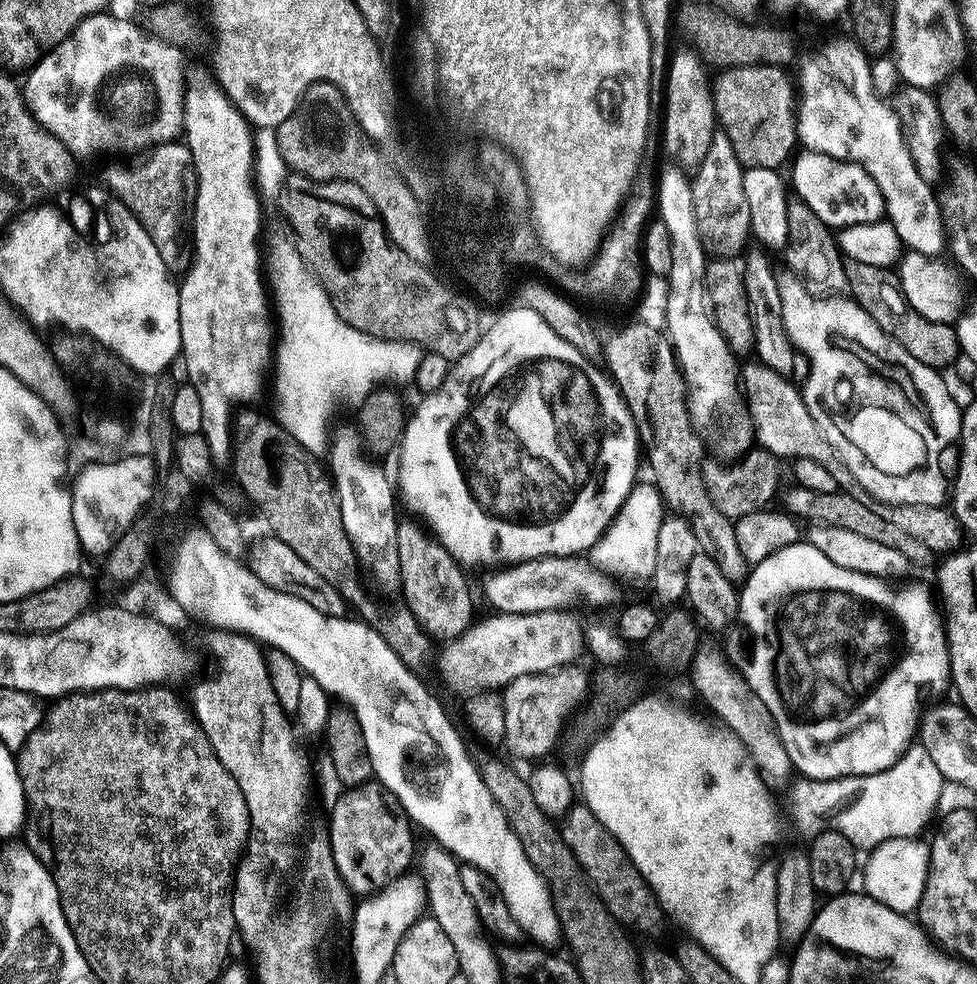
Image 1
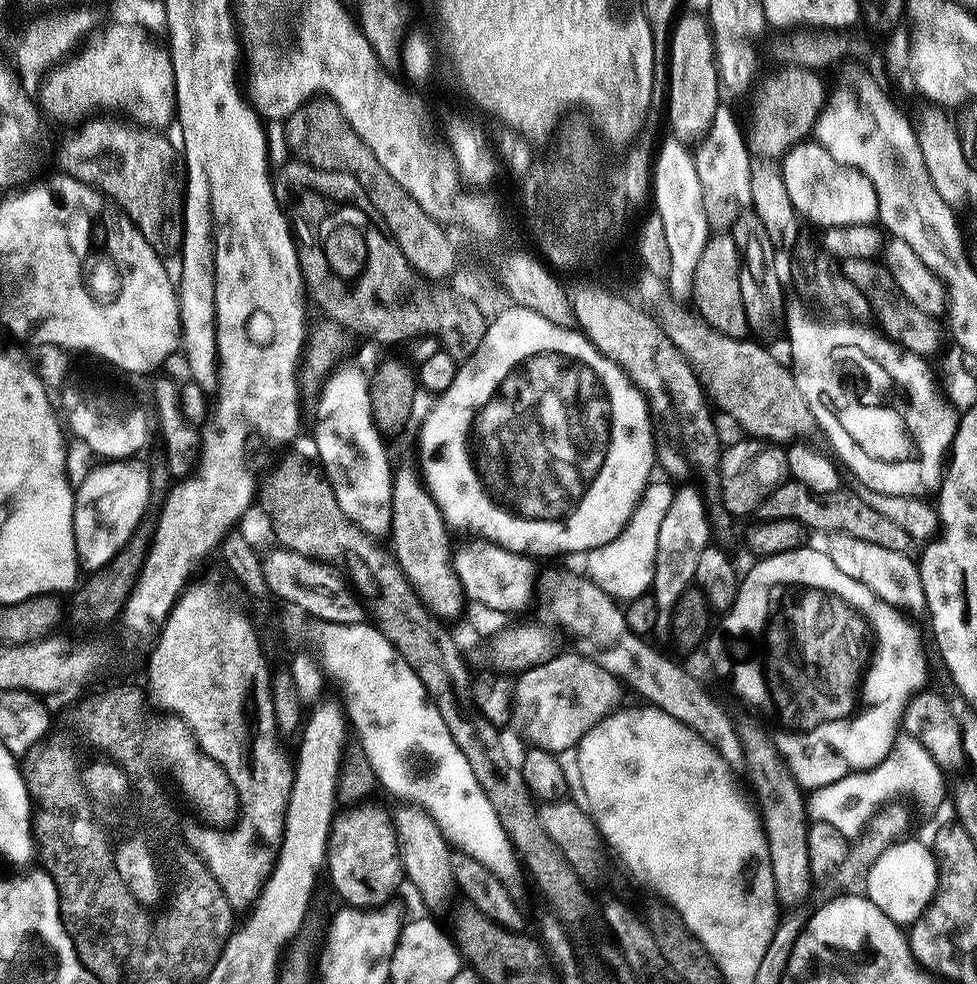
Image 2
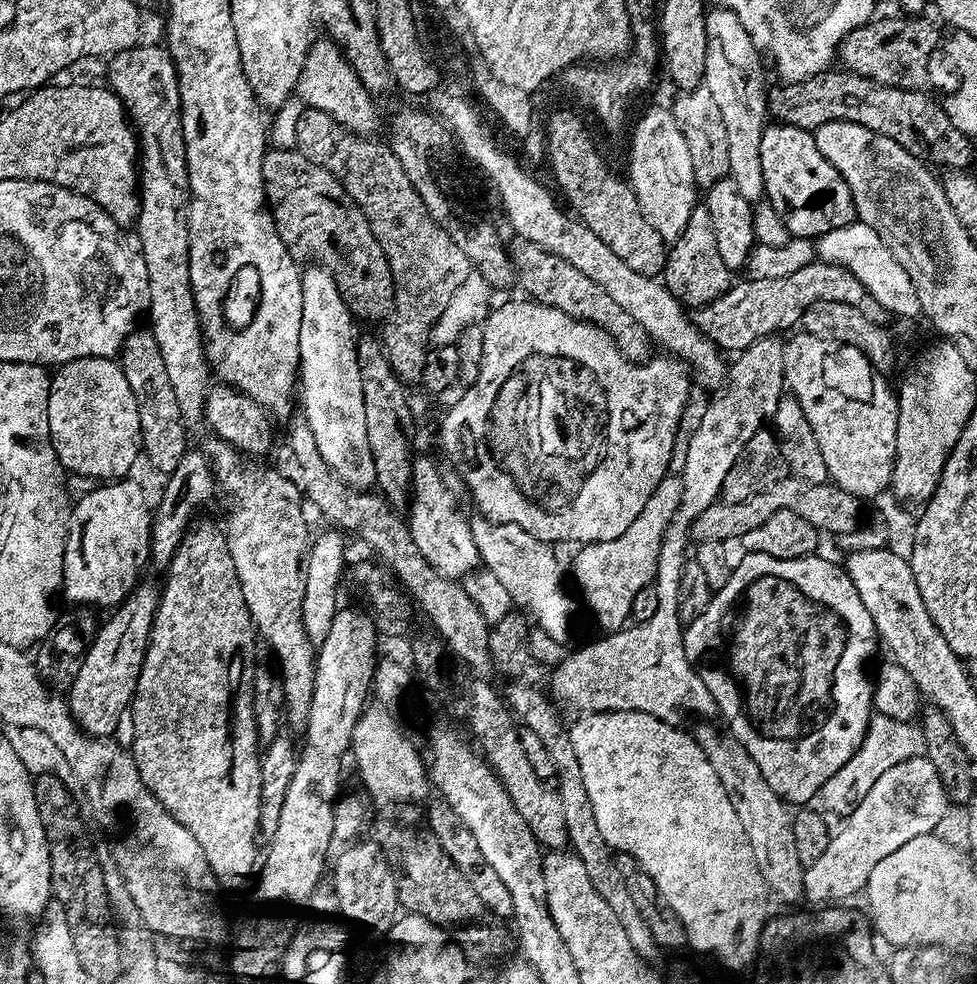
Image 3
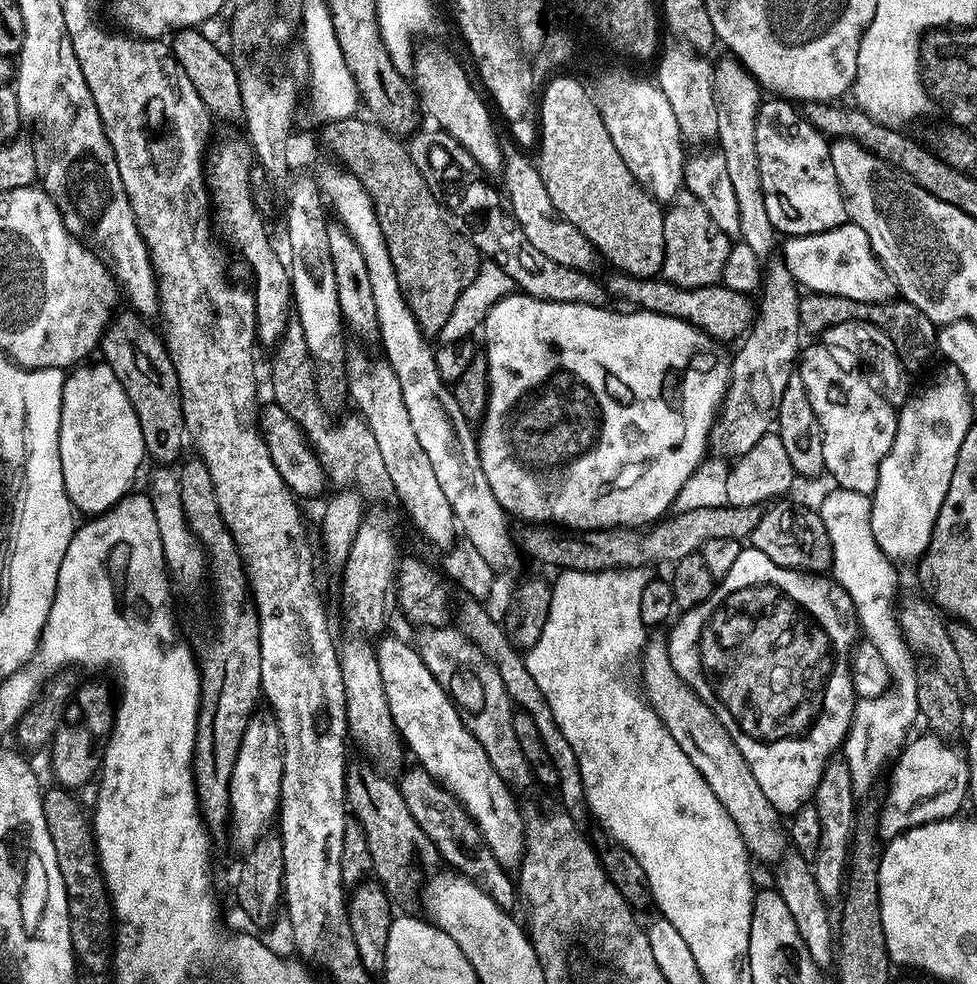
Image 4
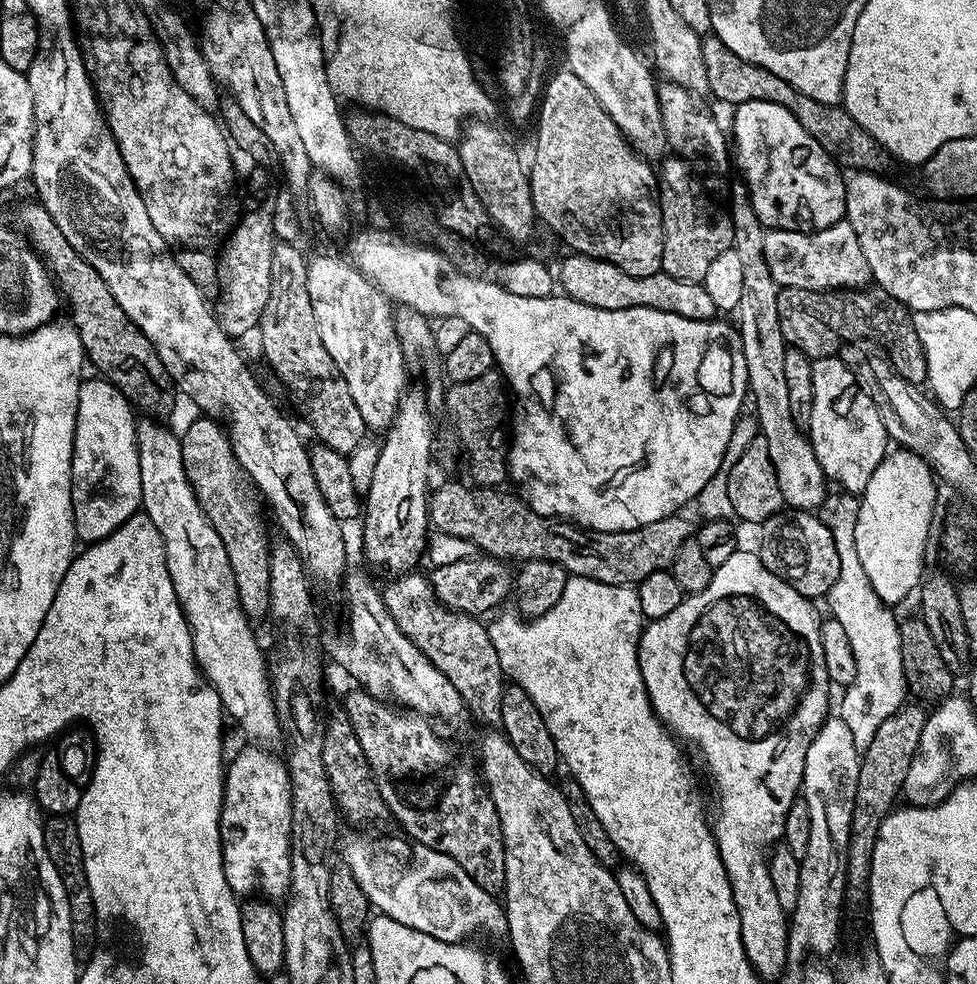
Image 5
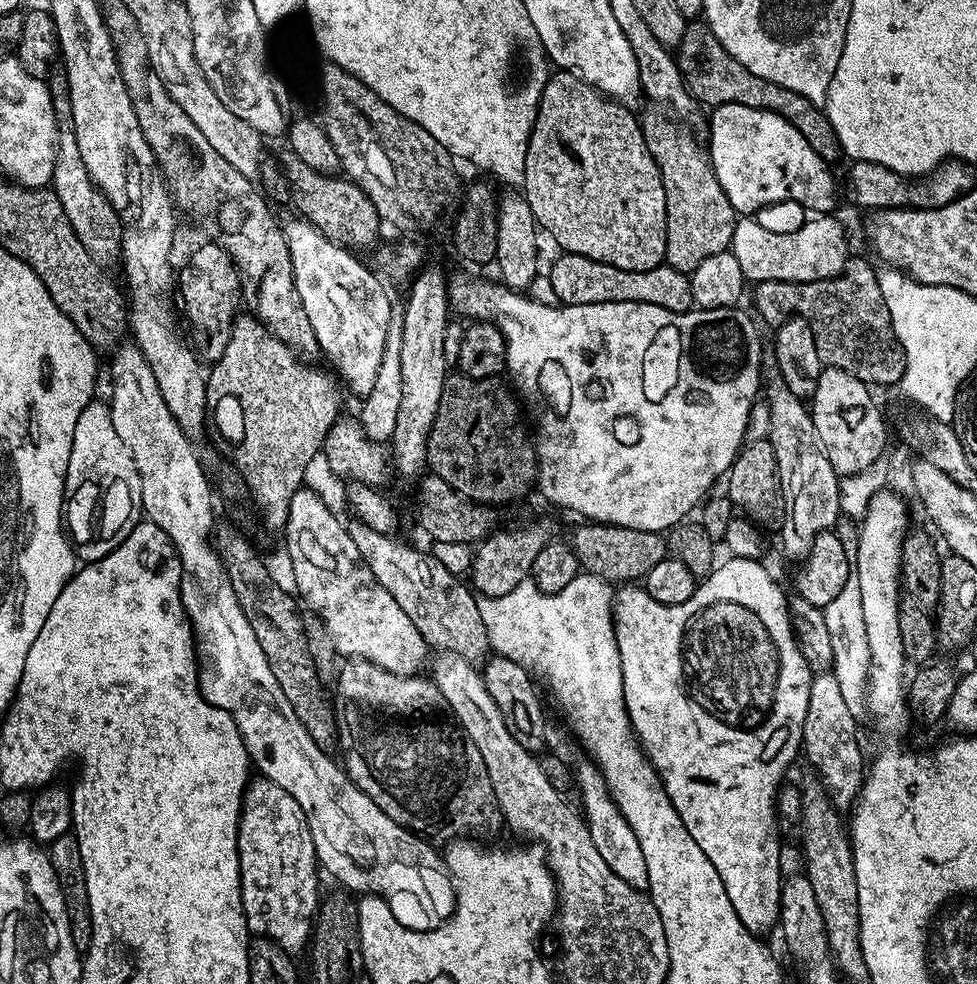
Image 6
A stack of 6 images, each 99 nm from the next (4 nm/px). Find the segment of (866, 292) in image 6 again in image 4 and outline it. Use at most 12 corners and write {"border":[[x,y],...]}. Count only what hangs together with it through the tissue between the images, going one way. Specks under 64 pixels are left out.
{"border":[[804,294],[800,328],[873,324],[905,369],[938,348],[938,328],[903,298],[867,304]]}

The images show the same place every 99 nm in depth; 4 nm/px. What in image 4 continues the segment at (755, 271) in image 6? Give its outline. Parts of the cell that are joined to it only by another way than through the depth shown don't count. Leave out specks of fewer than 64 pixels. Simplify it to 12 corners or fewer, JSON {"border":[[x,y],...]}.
{"border":[[845,222],[787,237],[780,256],[811,293],[884,303],[895,284]]}

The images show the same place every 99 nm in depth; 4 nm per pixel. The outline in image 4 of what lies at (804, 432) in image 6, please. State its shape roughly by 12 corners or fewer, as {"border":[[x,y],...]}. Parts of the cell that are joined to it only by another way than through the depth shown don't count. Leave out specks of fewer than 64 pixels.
{"border":[[740,61],[713,67],[716,144],[736,195],[739,239],[756,259],[776,231],[761,194],[762,90]]}

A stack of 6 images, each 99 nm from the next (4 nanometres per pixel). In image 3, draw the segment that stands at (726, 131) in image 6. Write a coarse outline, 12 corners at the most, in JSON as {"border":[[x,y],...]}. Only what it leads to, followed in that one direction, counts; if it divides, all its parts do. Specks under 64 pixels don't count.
{"border":[[765,127],[763,195],[793,237],[857,219],[809,129]]}

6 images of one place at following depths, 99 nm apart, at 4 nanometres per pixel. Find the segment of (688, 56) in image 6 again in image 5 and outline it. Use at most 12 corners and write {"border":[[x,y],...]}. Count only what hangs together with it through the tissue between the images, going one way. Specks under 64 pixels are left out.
{"border":[[700,41],[708,92],[729,106],[774,102],[848,170],[890,157],[840,104]]}

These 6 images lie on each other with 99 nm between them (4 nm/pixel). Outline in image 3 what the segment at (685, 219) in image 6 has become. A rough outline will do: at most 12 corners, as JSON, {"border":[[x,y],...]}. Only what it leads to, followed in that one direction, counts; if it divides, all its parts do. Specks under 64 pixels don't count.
{"border":[[698,206],[662,283],[682,305],[713,304],[734,277]]}

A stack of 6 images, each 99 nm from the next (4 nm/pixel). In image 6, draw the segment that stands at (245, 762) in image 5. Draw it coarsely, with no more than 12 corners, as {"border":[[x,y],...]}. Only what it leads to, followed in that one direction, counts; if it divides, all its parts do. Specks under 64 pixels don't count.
{"border":[[256,778],[236,854],[249,933],[289,954],[322,900],[302,806]]}

